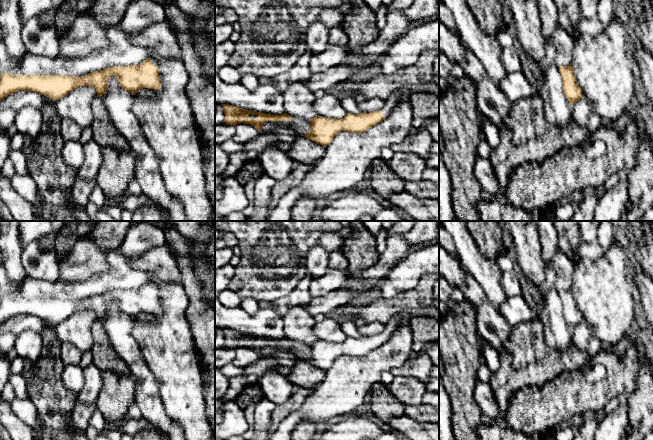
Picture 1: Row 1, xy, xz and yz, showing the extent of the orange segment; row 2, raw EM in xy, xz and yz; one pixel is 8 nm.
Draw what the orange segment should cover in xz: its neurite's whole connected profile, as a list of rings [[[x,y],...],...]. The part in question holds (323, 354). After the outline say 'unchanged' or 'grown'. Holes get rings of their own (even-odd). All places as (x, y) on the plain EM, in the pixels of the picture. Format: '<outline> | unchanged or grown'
[[[400,314],[393,316],[384,326],[380,334],[369,337],[363,336],[358,339],[347,337],[342,343],[331,343],[318,339],[308,344],[311,349],[311,355],[301,360],[308,361],[314,366],[326,371],[342,355],[363,357],[372,350],[382,346],[397,330],[403,319],[404,317]]] | grown

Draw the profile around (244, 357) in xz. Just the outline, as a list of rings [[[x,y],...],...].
[[[240,346],[235,349],[235,358],[232,363],[236,366],[245,368],[255,364],[260,358],[261,356],[254,350]]]

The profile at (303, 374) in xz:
[[[297,359],[287,378],[295,387],[303,387],[310,392],[323,380],[324,375],[325,371],[317,366]]]

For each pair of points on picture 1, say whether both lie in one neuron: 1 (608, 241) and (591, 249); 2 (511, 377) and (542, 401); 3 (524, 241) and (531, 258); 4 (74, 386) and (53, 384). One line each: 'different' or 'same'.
1: same
2: different
3: same
4: different

